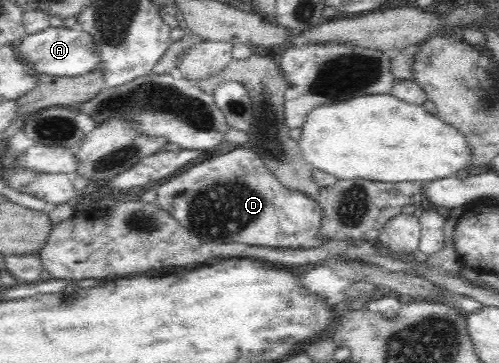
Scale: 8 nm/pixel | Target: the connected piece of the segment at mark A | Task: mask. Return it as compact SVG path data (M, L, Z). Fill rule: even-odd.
M69 23L64 27L46 27L39 33L26 35L16 47L16 55L26 66L31 66L35 75L49 77L79 77L95 71L99 66L99 56L95 52L93 38Z

